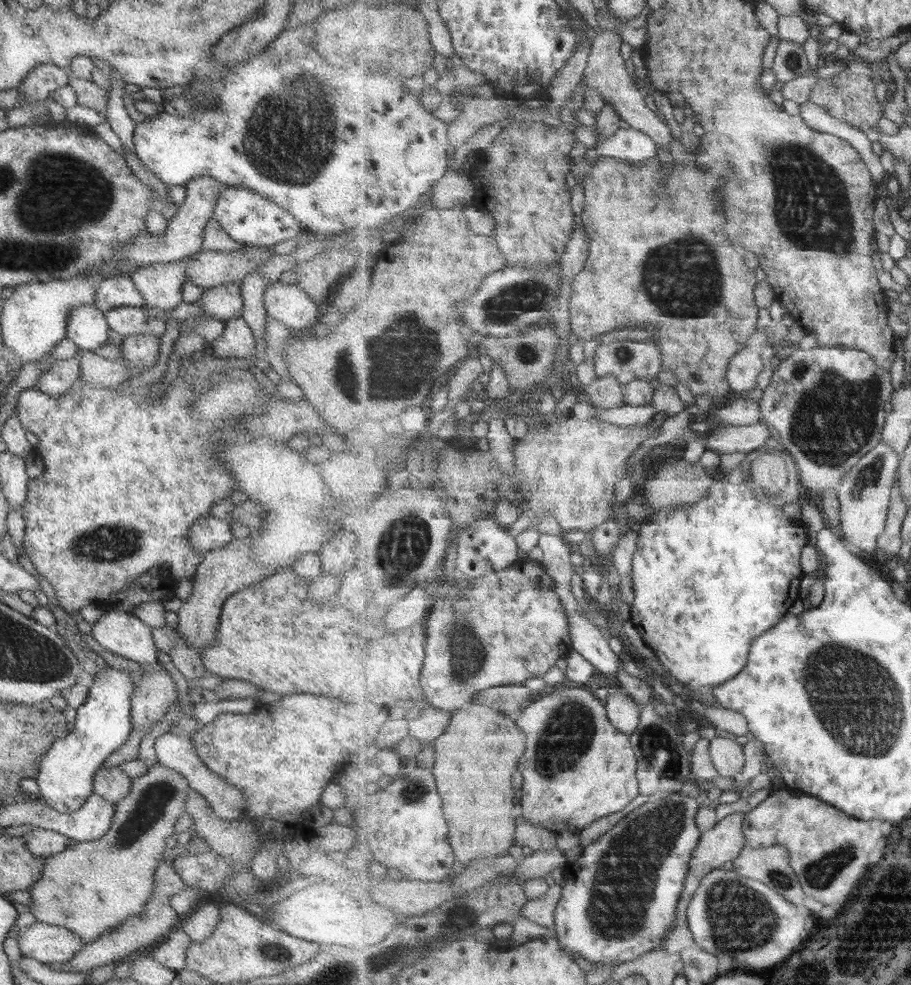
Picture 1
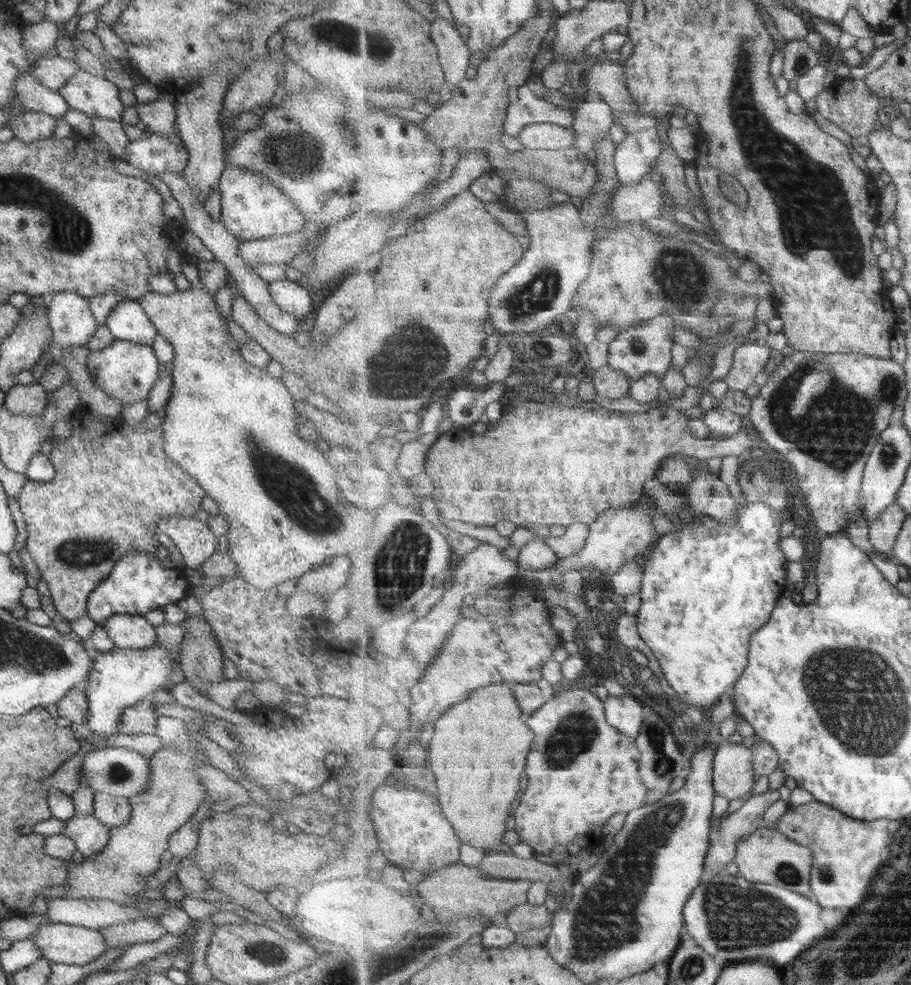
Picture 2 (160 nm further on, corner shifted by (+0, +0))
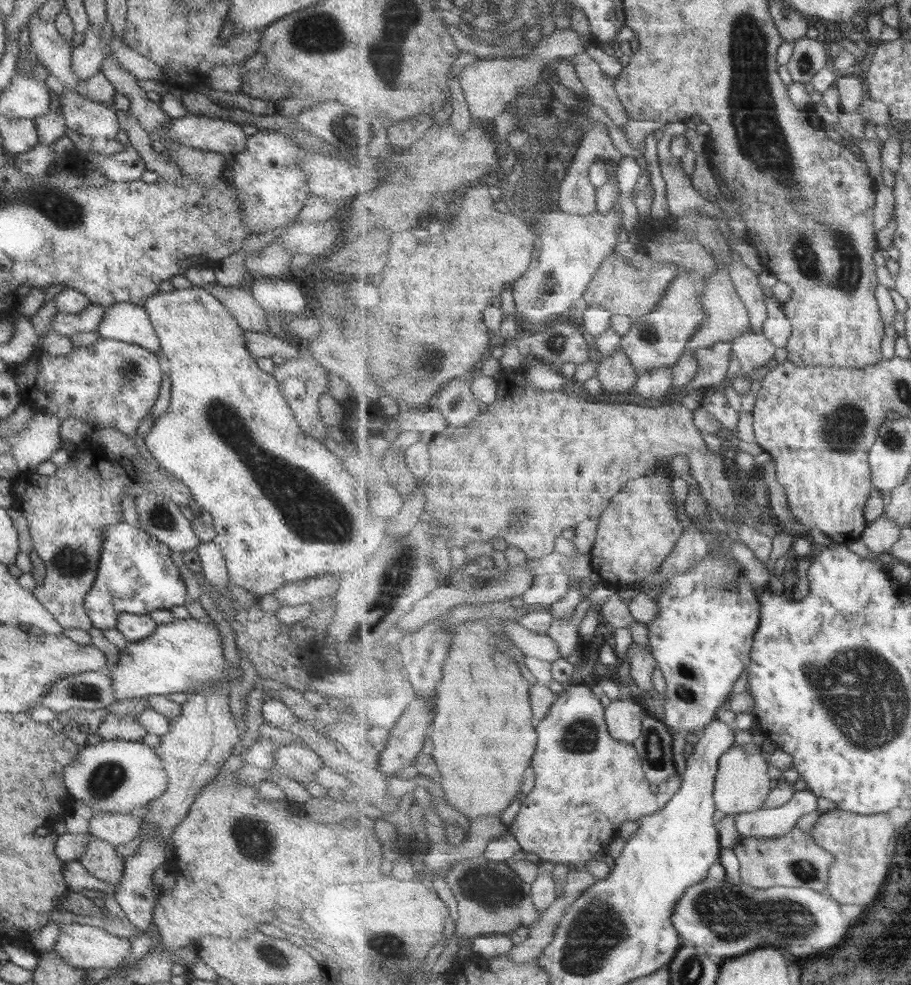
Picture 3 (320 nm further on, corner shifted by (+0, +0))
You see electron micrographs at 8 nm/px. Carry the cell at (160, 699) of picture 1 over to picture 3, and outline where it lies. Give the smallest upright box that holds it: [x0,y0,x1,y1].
[96,712,146,742]

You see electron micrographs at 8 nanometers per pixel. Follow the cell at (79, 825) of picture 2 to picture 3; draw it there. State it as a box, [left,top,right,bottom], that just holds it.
[78,833,124,888]

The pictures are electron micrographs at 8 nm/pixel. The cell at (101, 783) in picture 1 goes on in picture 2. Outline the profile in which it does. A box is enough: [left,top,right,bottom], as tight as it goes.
[92,792,132,830]

